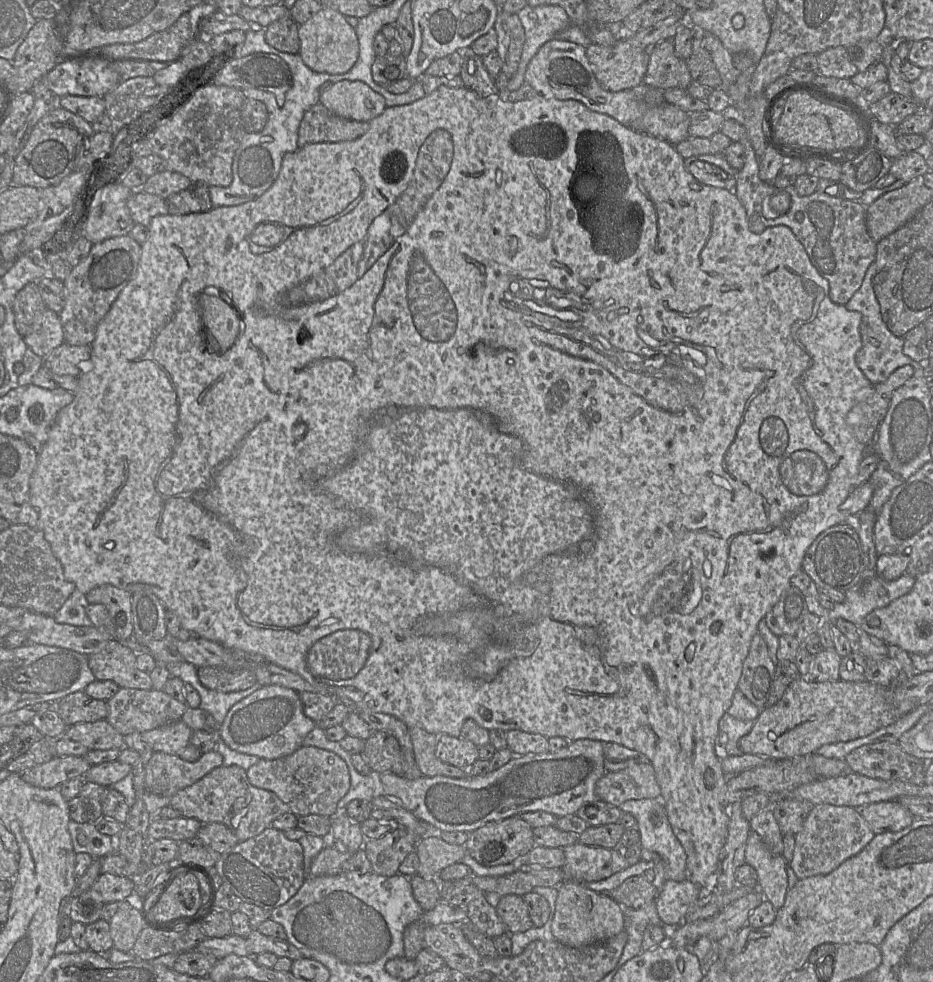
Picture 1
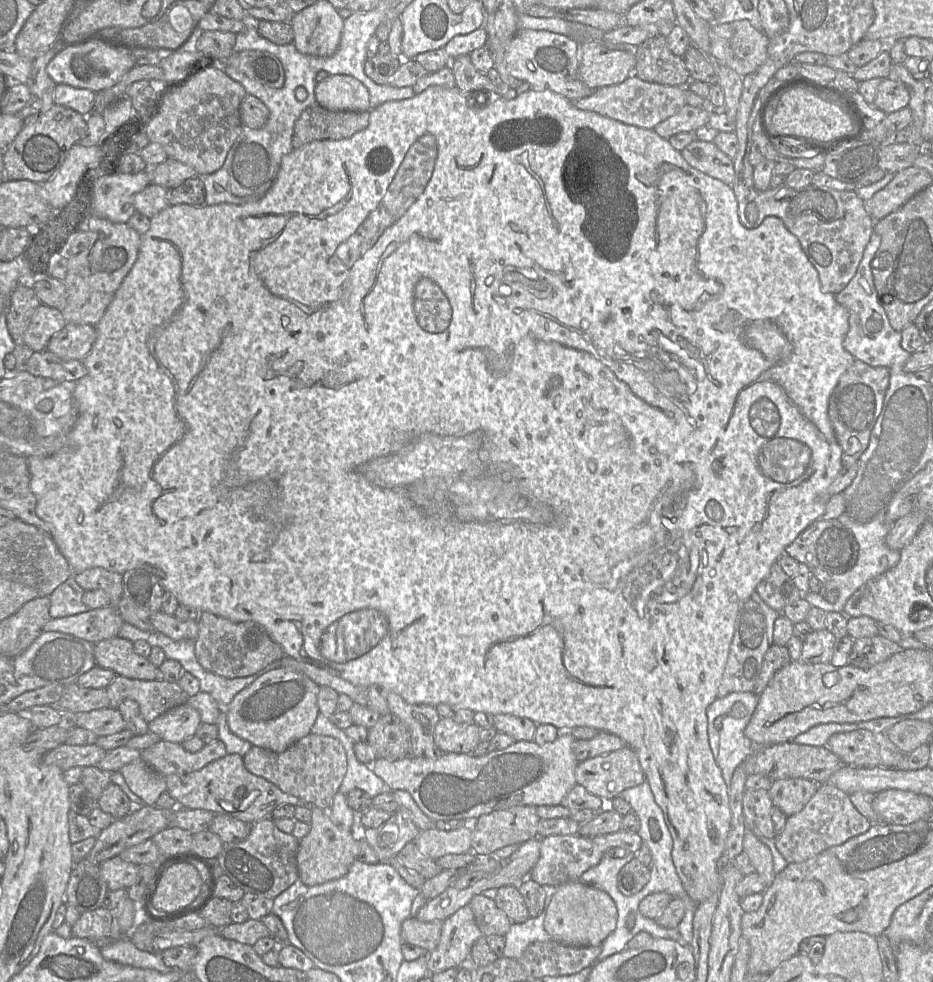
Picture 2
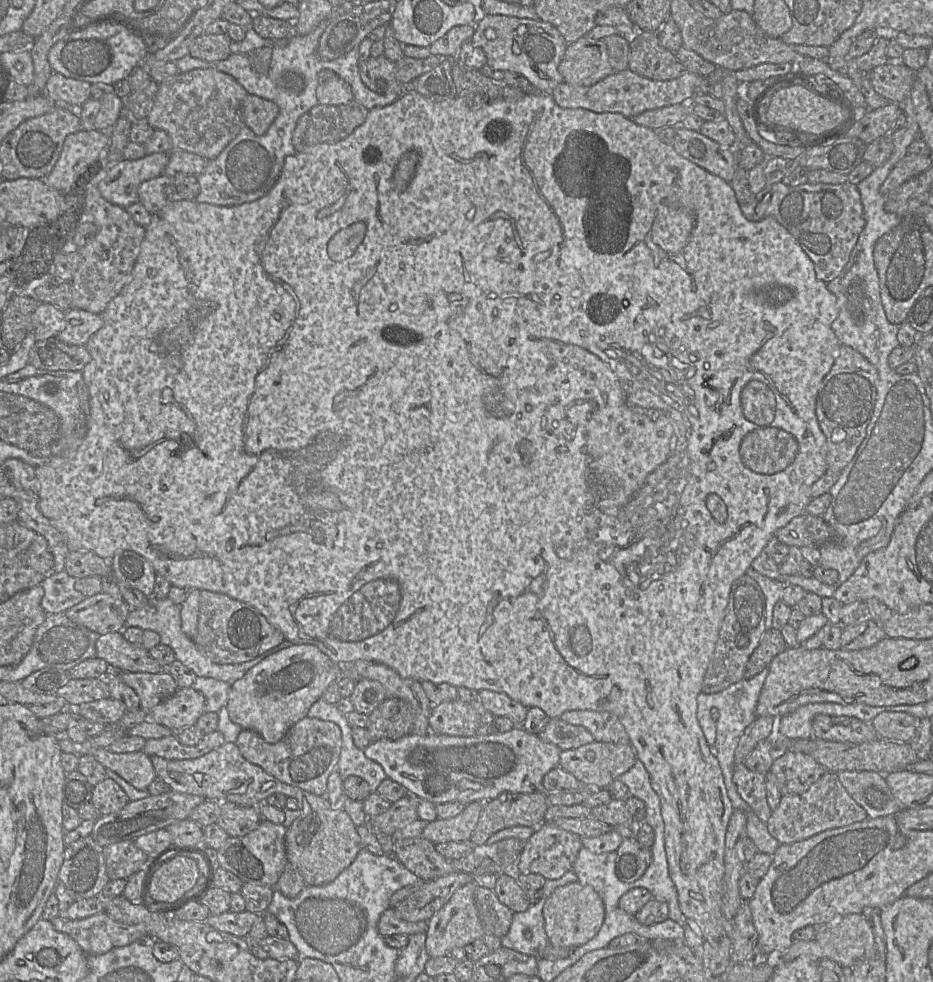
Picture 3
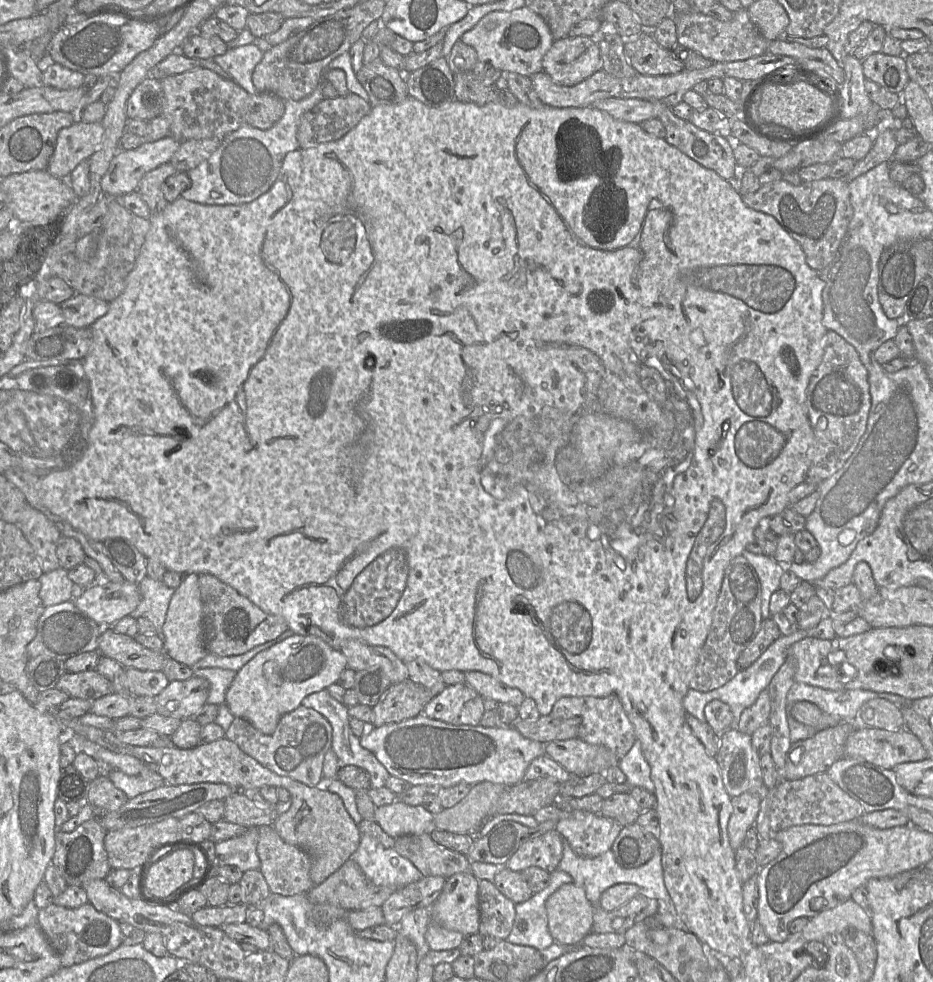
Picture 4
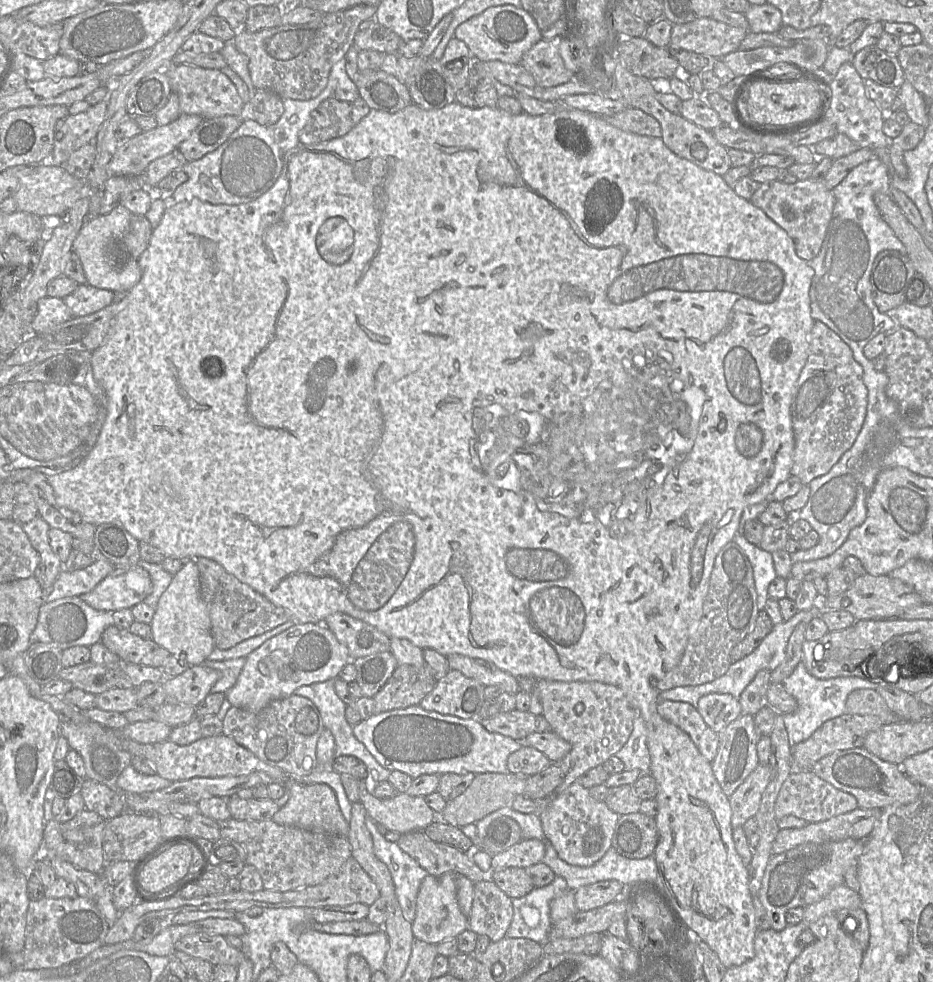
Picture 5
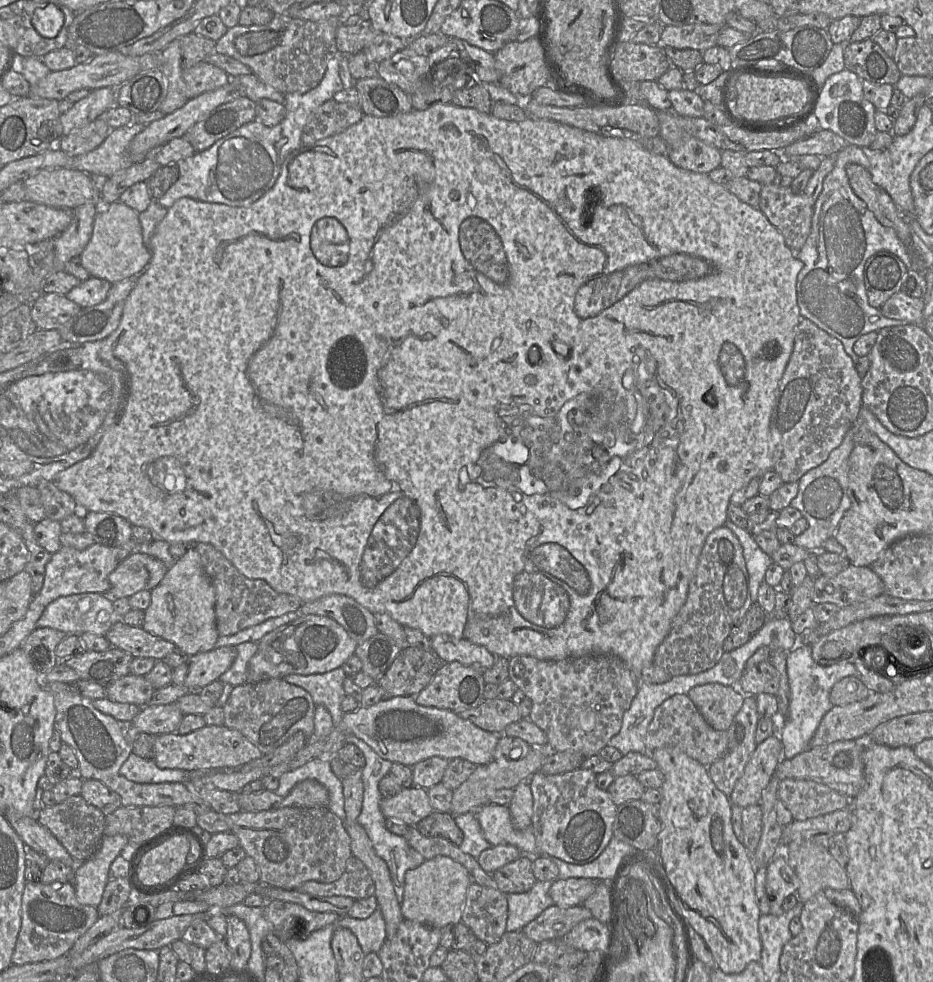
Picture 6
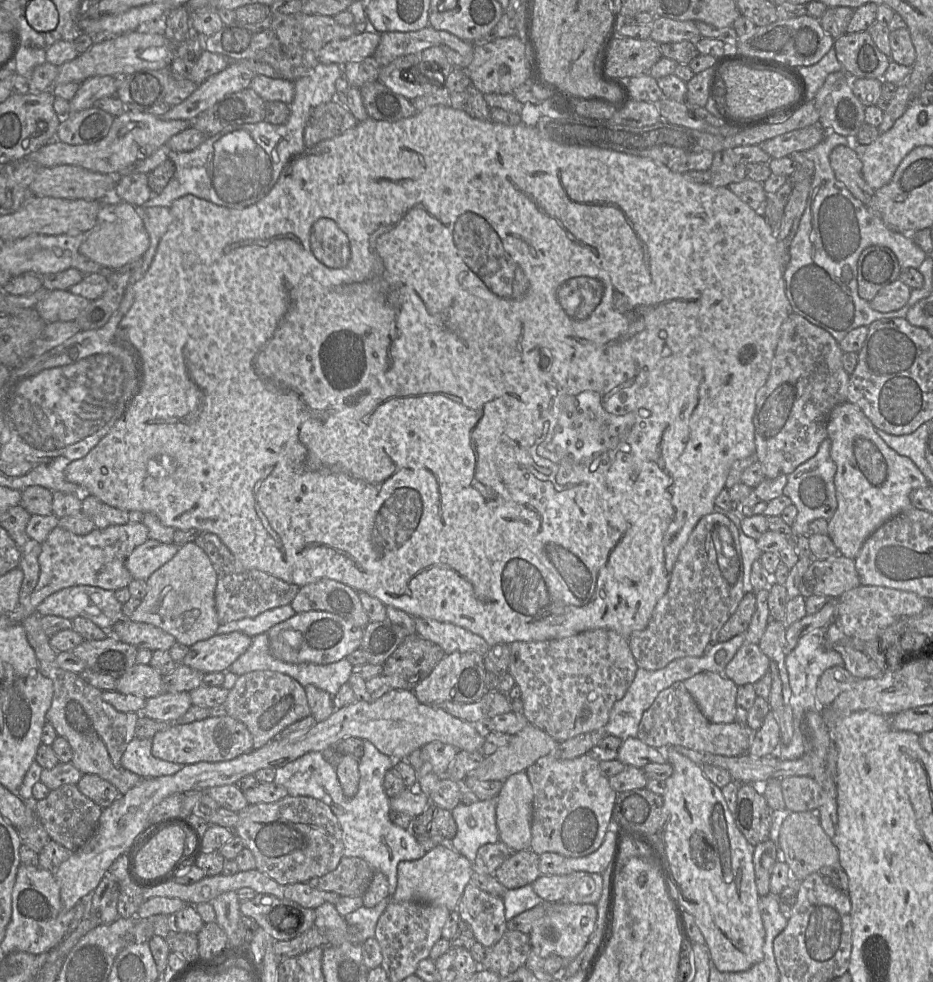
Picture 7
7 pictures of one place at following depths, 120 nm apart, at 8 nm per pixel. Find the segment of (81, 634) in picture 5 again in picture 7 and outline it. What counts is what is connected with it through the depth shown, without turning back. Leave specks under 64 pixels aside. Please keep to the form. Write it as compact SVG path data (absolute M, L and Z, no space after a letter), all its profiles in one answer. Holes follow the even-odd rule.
M77 585L63 588L37 607L41 616L56 615L72 620L84 617L104 630L109 630L122 616L122 604L112 590L96 586Z

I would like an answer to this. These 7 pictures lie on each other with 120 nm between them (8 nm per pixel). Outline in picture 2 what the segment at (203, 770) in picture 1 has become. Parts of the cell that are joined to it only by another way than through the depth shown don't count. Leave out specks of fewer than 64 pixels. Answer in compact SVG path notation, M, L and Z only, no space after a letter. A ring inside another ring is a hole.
M217 739L195 753L186 751L181 744L164 740L141 751L141 760L163 777L184 775L198 771L209 763L227 755L224 743Z

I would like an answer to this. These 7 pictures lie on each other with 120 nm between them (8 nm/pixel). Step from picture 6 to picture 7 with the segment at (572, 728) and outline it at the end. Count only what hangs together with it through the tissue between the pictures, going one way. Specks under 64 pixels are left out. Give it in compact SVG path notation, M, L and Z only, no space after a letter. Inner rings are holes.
M610 629L589 630L563 639L515 641L510 649L508 673L520 687L523 715L558 743L604 728L614 704L624 697L638 669L628 639Z

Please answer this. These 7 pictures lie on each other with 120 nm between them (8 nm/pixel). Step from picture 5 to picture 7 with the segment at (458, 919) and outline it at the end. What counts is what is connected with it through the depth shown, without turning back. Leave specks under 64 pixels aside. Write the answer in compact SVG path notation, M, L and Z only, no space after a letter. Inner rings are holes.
M437 846L417 860L401 861L397 866L397 889L392 902L416 902L433 906L445 906L450 912L457 909L466 885L472 876L470 861L457 851Z

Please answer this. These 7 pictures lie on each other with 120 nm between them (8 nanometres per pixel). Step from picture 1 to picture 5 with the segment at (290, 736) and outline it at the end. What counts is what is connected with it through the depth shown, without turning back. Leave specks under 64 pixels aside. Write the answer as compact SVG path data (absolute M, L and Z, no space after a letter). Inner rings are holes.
M295 624L251 652L236 684L226 693L234 707L259 712L270 702L295 694L301 686L336 679L350 661L348 648L324 624Z

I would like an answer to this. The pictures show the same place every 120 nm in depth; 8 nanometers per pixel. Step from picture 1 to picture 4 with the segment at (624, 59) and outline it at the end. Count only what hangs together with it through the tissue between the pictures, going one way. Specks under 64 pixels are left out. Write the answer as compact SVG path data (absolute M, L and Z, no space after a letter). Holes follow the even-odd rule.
M566 37L553 42L542 59L543 71L562 86L576 85L602 69L596 37Z

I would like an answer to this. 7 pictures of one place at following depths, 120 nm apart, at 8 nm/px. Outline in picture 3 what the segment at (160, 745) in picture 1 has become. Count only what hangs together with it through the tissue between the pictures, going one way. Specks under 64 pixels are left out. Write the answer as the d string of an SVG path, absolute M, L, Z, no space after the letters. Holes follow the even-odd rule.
M192 687L177 691L156 705L149 713L149 719L173 732L196 725L204 713L205 697Z

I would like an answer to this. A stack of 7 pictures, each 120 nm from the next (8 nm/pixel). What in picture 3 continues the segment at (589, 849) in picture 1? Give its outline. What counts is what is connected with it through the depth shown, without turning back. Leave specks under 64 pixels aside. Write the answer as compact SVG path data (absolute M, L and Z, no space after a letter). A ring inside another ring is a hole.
M541 823L525 842L515 873L540 874L549 880L561 878L572 870L583 847L581 839L551 823Z

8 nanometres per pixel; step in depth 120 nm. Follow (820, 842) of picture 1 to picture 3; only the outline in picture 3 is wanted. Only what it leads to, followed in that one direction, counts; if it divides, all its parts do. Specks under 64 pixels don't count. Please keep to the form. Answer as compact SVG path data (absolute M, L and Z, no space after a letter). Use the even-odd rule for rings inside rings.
M826 772L805 792L783 795L778 807L771 812L767 828L780 844L792 844L823 831L848 826L866 818L868 818L867 812L849 795L837 774Z

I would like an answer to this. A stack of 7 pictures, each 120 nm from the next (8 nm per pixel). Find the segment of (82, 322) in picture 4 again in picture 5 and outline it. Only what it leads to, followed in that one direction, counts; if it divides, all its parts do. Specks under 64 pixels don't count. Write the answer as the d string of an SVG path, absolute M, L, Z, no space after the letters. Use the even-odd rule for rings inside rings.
M90 284L78 285L76 290L63 298L73 317L86 316L109 306L115 293Z

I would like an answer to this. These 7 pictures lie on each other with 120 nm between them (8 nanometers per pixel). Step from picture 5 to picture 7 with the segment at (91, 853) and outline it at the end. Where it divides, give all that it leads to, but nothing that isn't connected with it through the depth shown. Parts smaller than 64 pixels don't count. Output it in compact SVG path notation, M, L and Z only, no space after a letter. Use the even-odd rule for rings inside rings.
M72 784L50 790L46 798L35 802L33 809L51 839L71 852L81 848L94 835L103 810Z

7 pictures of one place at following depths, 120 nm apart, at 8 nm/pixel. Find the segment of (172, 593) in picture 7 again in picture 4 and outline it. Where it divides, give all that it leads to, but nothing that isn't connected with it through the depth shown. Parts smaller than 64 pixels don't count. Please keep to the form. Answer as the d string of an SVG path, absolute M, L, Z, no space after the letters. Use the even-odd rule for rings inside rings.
M189 573L184 575L180 586L174 590L163 624L162 635L166 655L177 662L192 667L206 655L203 604L201 601L198 574Z

